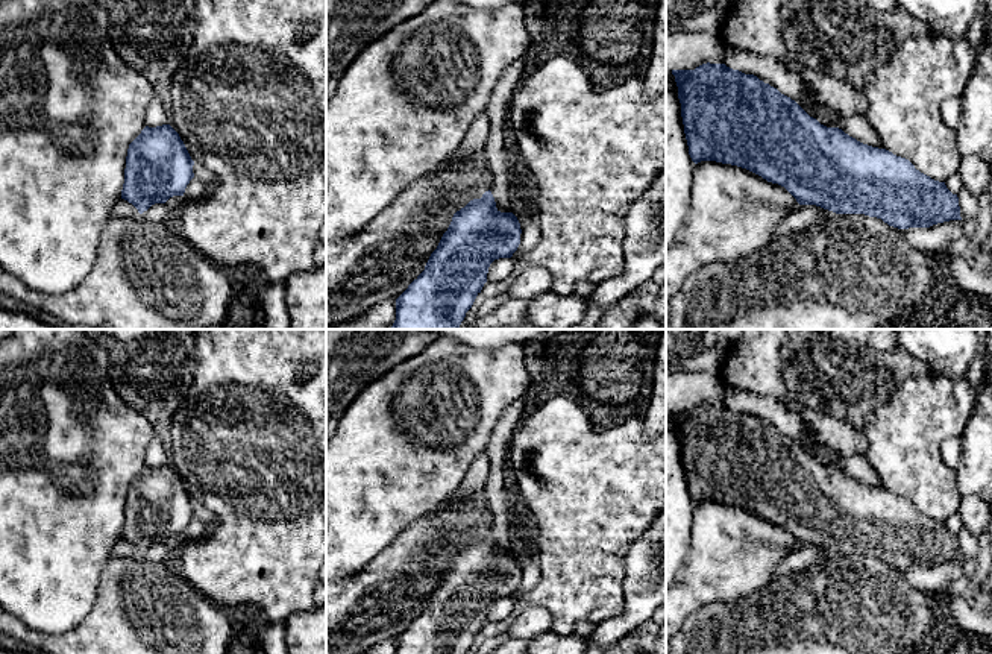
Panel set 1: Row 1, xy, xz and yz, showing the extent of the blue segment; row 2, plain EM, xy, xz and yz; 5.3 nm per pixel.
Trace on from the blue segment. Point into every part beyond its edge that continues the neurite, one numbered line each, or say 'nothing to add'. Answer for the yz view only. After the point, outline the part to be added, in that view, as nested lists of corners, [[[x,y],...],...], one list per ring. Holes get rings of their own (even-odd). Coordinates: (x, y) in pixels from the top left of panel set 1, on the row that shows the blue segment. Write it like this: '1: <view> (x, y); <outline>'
nothing to add

